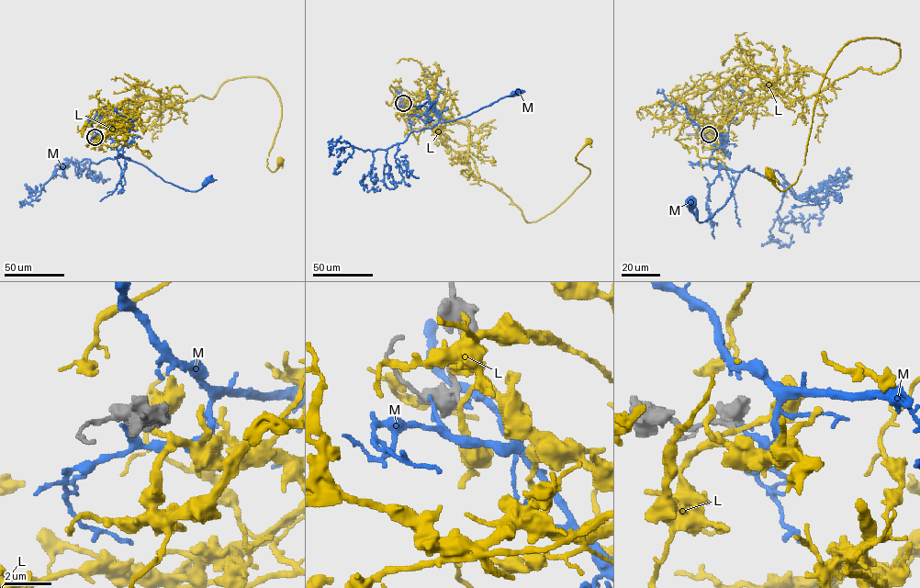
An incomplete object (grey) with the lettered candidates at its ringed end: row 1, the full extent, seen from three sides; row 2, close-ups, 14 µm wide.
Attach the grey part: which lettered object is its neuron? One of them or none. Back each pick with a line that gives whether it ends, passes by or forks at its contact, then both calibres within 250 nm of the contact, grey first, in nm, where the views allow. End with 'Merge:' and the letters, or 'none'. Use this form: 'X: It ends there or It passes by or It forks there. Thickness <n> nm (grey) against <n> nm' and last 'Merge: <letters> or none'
Merge: none

